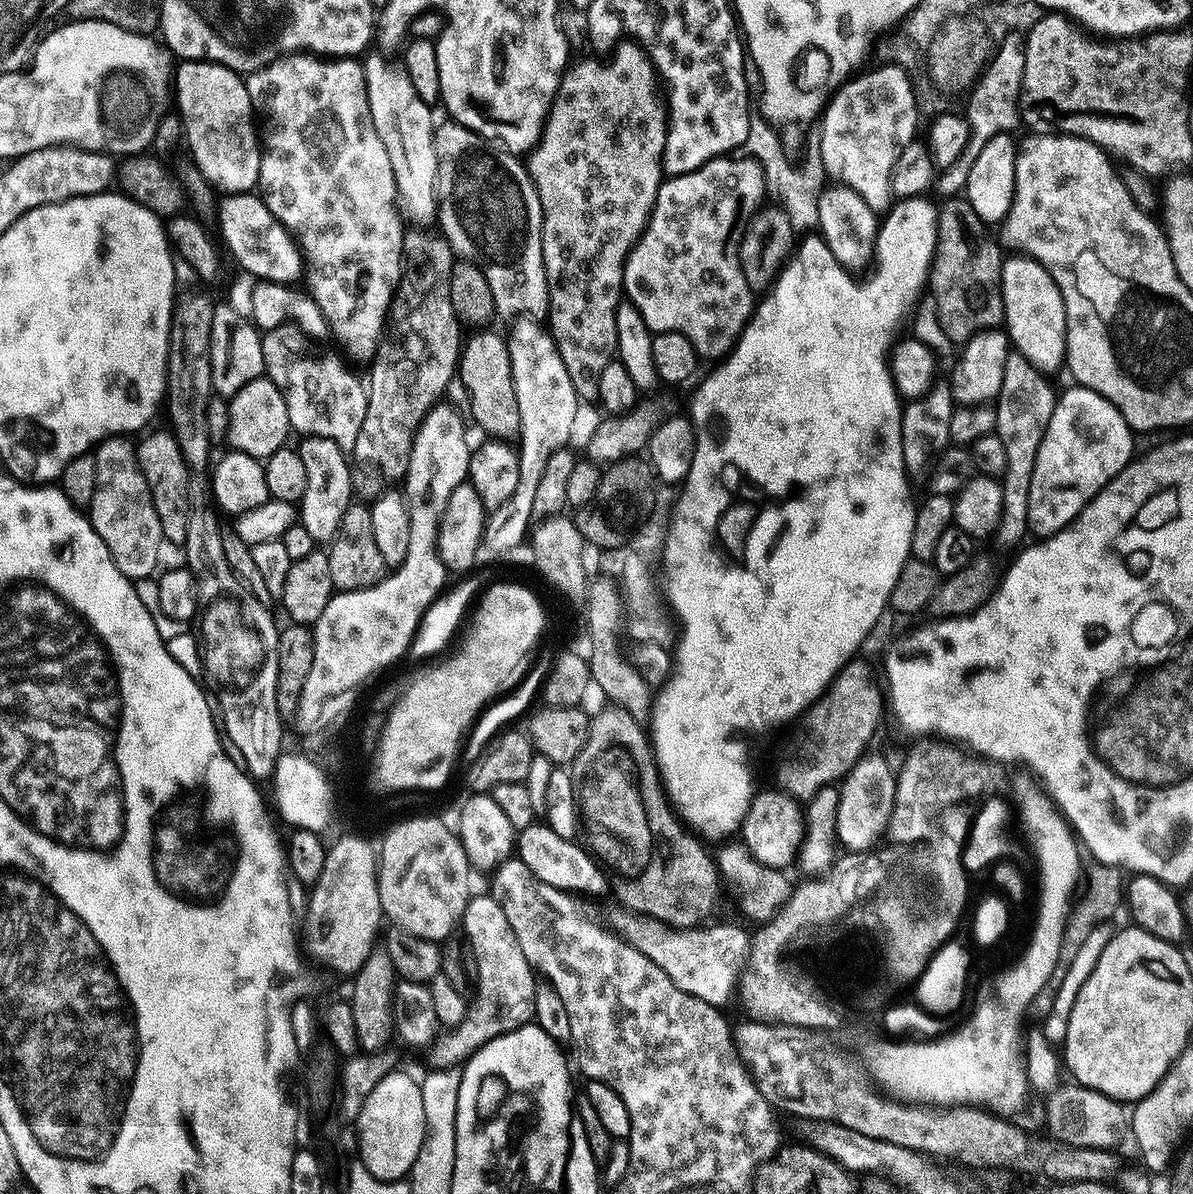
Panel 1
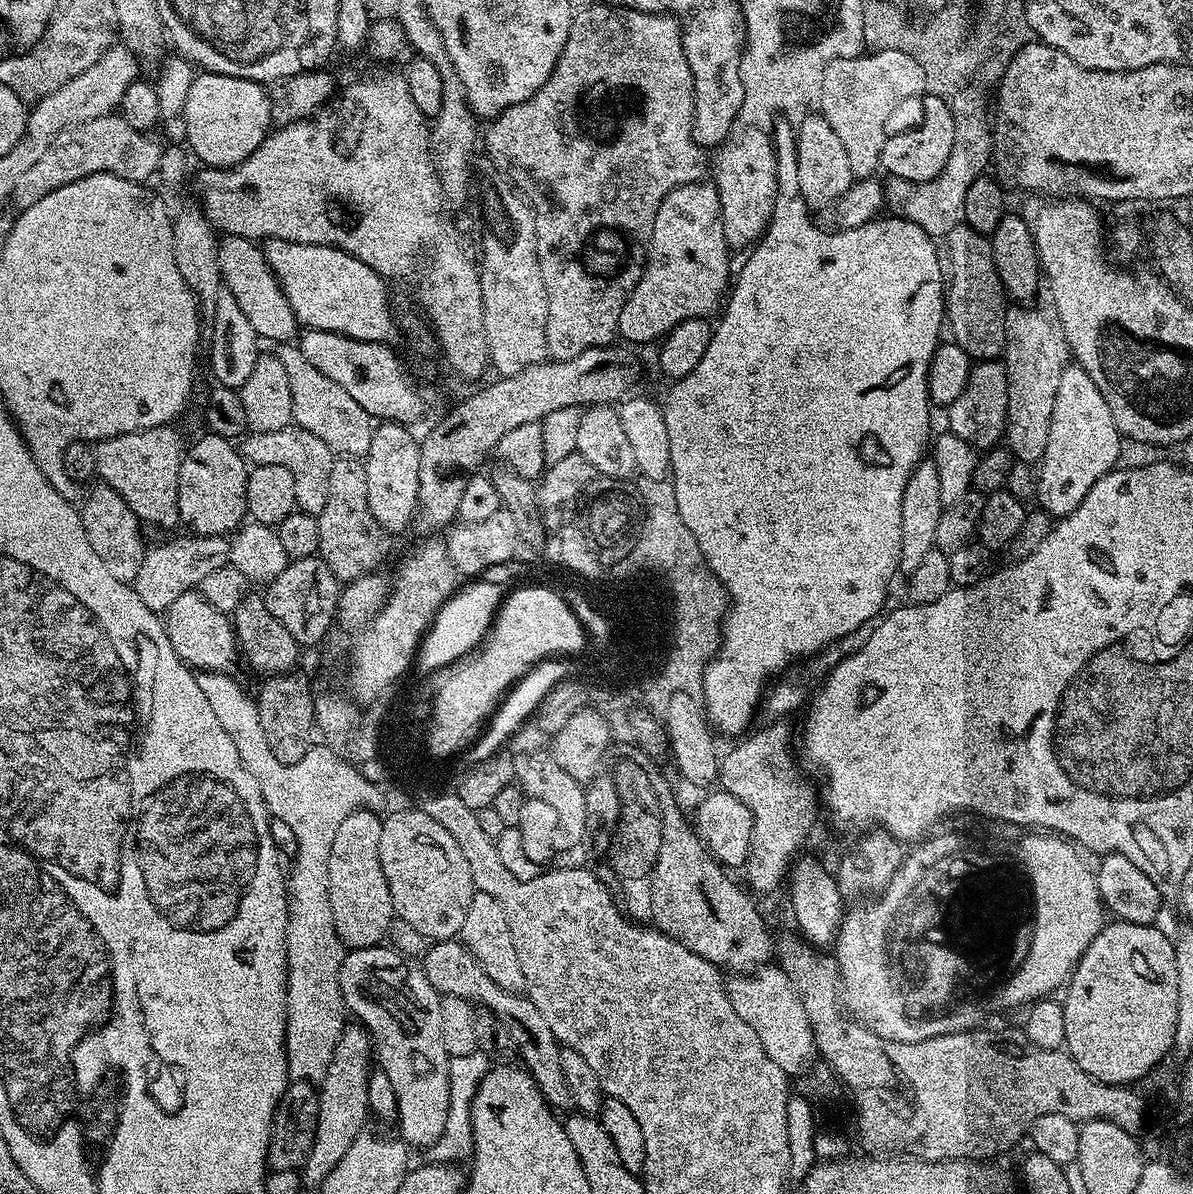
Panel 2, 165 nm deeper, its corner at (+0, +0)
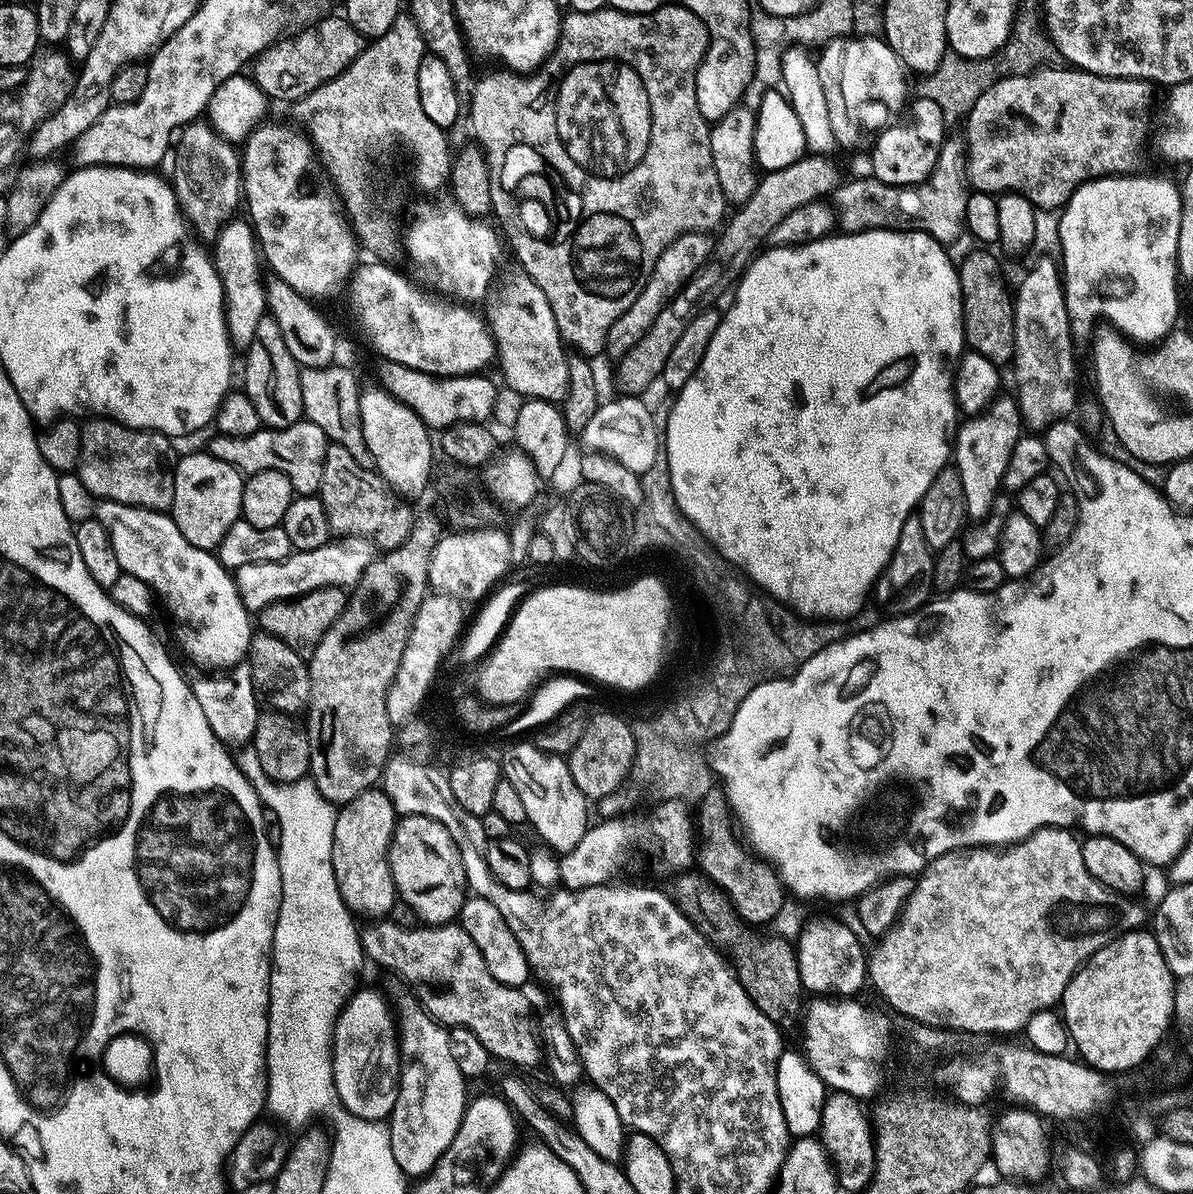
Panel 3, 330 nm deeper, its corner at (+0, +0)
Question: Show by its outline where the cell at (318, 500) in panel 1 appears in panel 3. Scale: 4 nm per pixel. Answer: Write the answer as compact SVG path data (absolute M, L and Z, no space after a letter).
M306 418L285 428L261 427L260 431L246 438L230 438L219 434L213 437L213 440L206 444L207 452L214 458L234 466L245 477L262 470L278 470L286 474L286 478L290 478L292 491L296 496L314 496L319 493L324 459L330 441L326 433L318 430L318 426L314 426Z

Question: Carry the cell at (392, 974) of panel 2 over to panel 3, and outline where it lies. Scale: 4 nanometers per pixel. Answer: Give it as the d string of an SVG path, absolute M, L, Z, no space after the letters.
M410 998L398 1004L400 1037L400 1089L387 1125L394 1158L405 1177L423 1178L432 1171L442 1154L454 1142L458 1126L470 1096L464 1093L466 1078L458 1070L452 1053L450 1032L421 1007L420 1000Z

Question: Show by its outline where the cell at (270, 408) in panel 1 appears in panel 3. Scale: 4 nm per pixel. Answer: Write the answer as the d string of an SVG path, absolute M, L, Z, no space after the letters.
M265 314L258 322L256 339L246 350L248 356L244 360L243 391L248 393L250 402L258 409L261 425L270 428L294 426L304 416L302 406L301 367L296 363L294 354L290 354L286 346L286 338L282 338L282 330L271 314Z

